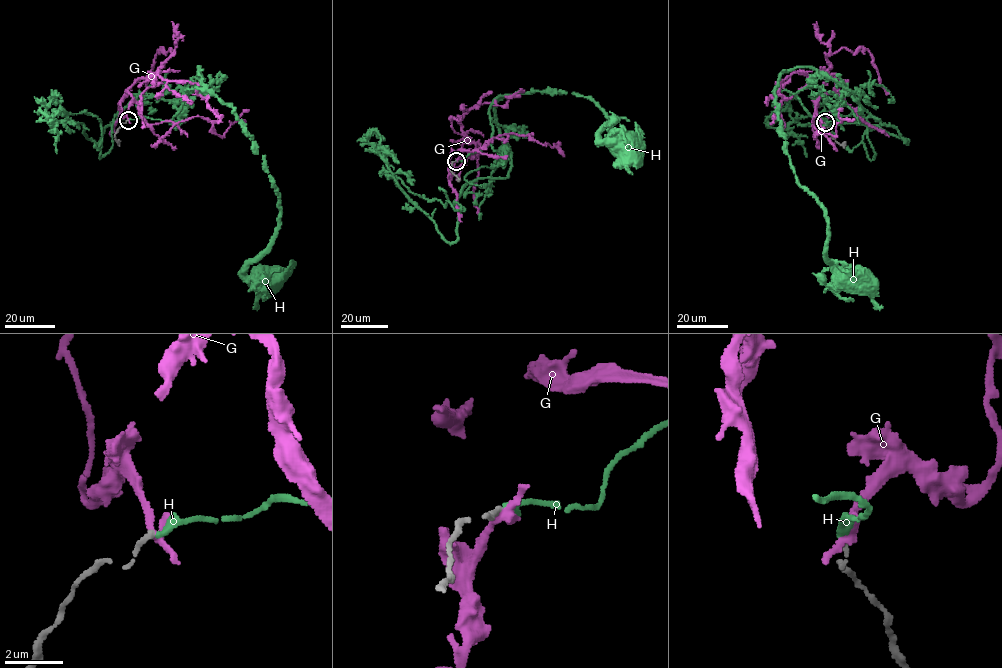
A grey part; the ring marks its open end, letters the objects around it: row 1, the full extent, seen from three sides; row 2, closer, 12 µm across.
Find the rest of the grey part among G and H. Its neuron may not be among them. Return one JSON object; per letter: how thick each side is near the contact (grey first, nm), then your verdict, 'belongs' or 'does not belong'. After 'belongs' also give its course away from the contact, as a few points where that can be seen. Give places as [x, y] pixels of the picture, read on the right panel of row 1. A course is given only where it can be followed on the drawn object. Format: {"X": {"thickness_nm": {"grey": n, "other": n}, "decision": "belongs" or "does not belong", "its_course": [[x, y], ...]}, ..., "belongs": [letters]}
{"G": {"thickness_nm": {"grey": 170, "other": 300}, "decision": "does not belong"}, "H": {"thickness_nm": {"grey": 160, "other": 320}, "decision": "belongs", "its_course": [[825, 122], [794, 94], [774, 90], [789, 164], [824, 211], [825, 255], [844, 276]]}, "belongs": ["H"]}

